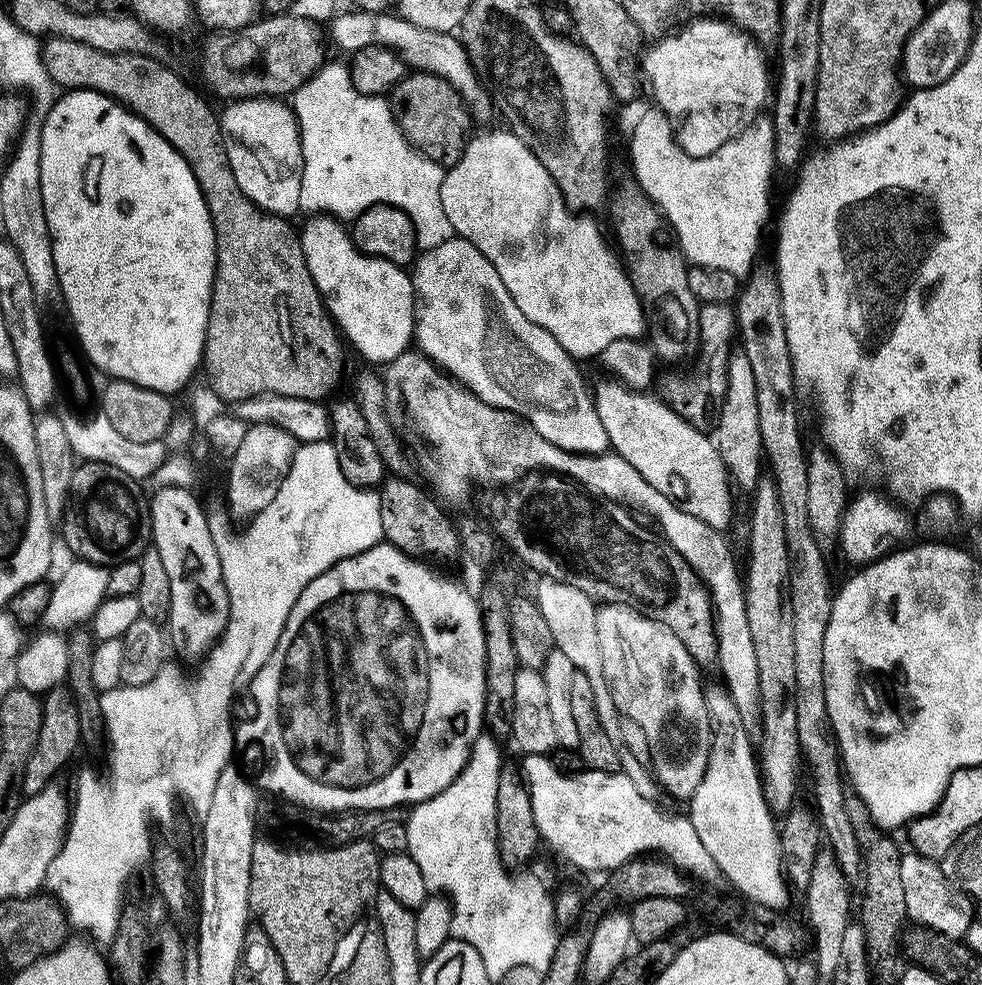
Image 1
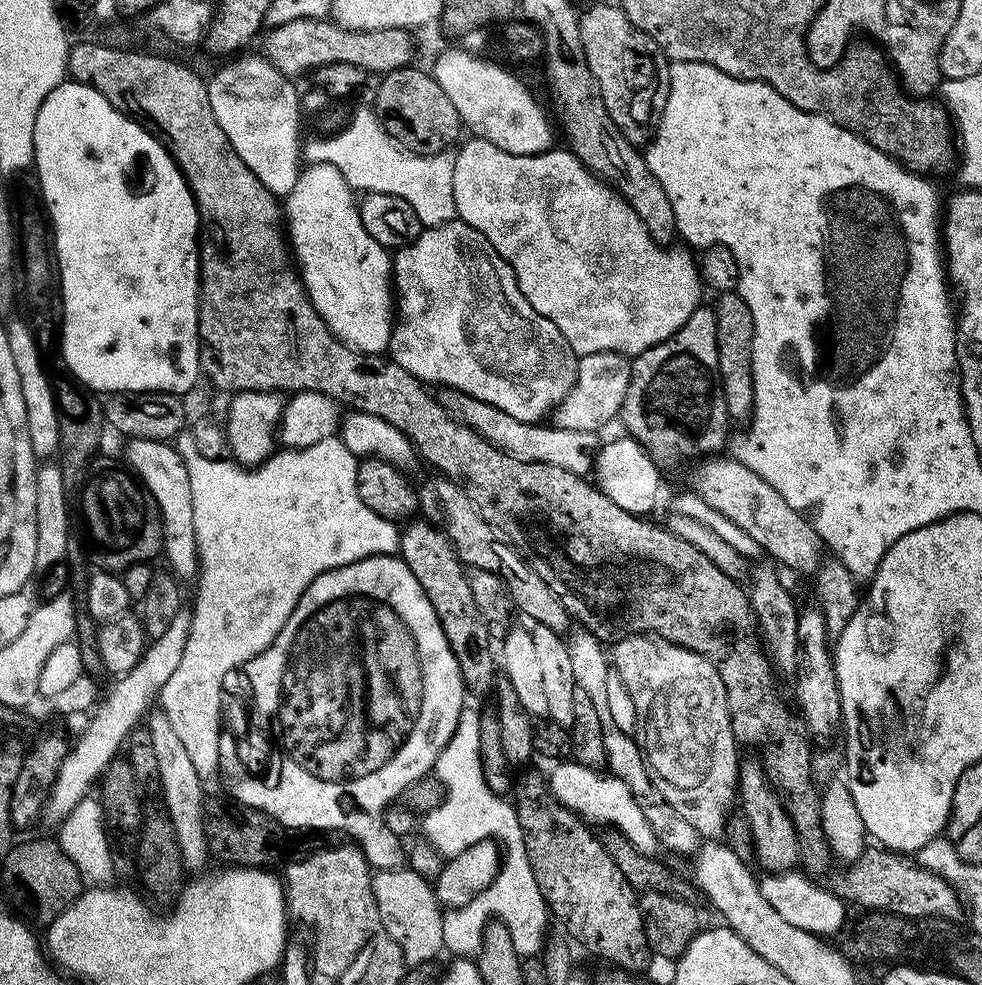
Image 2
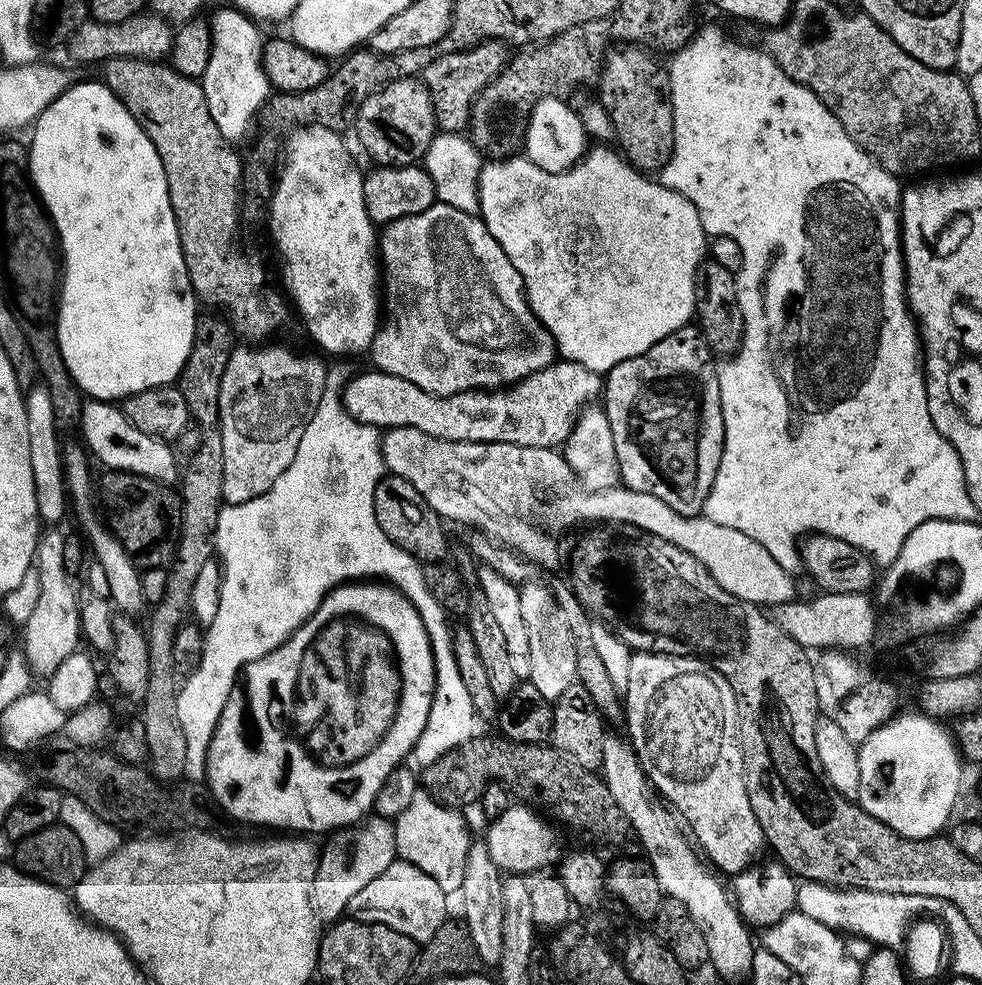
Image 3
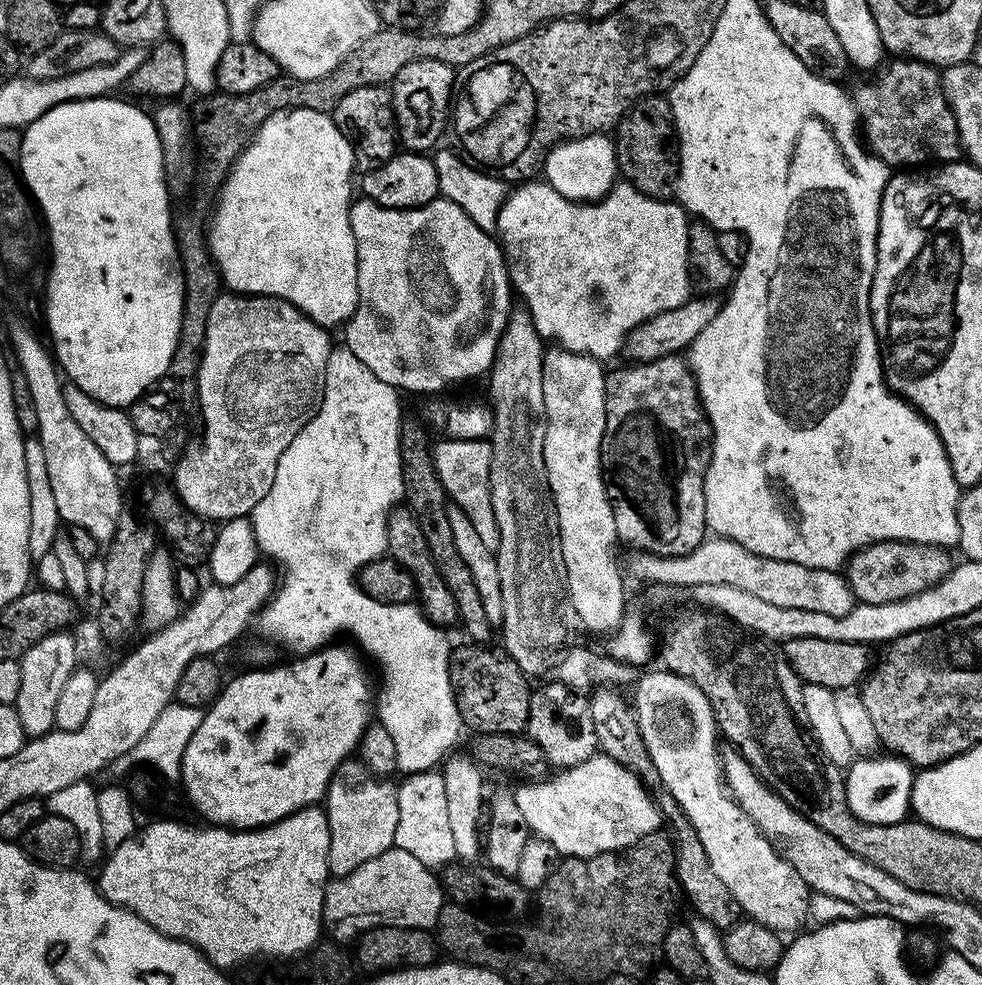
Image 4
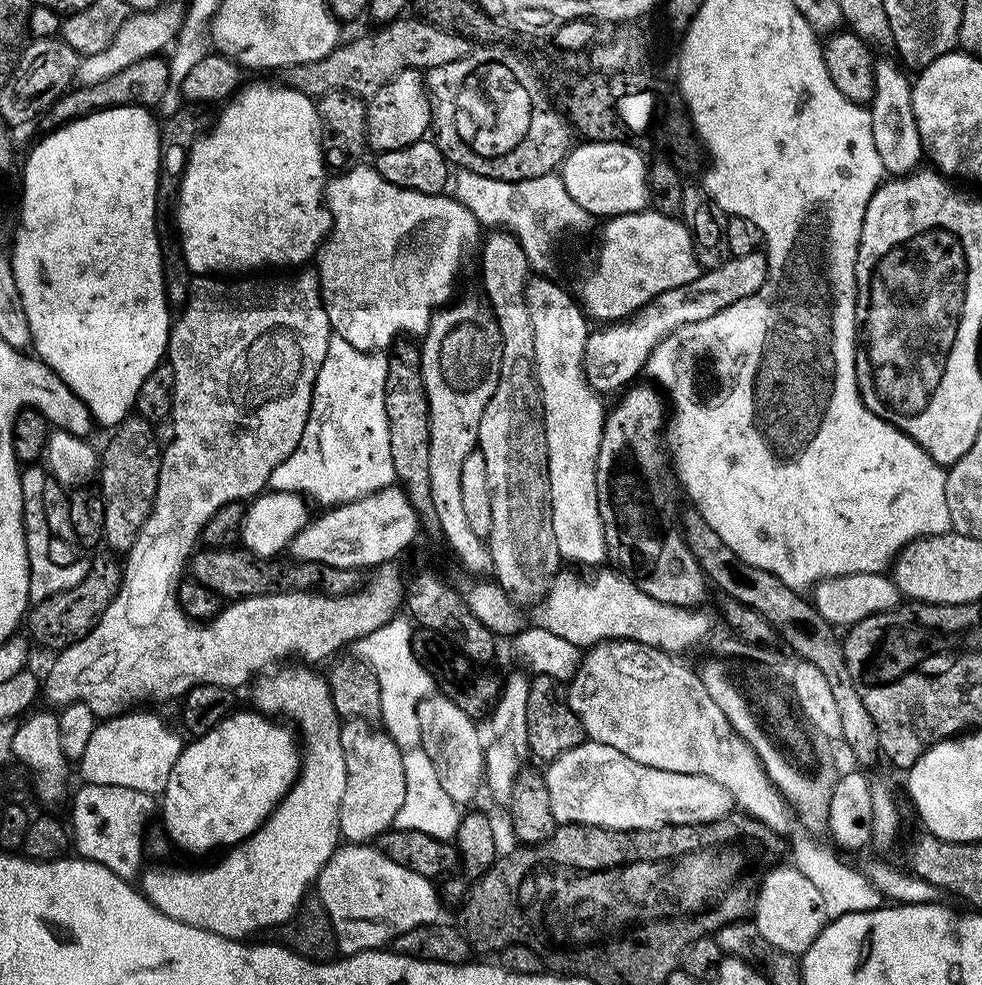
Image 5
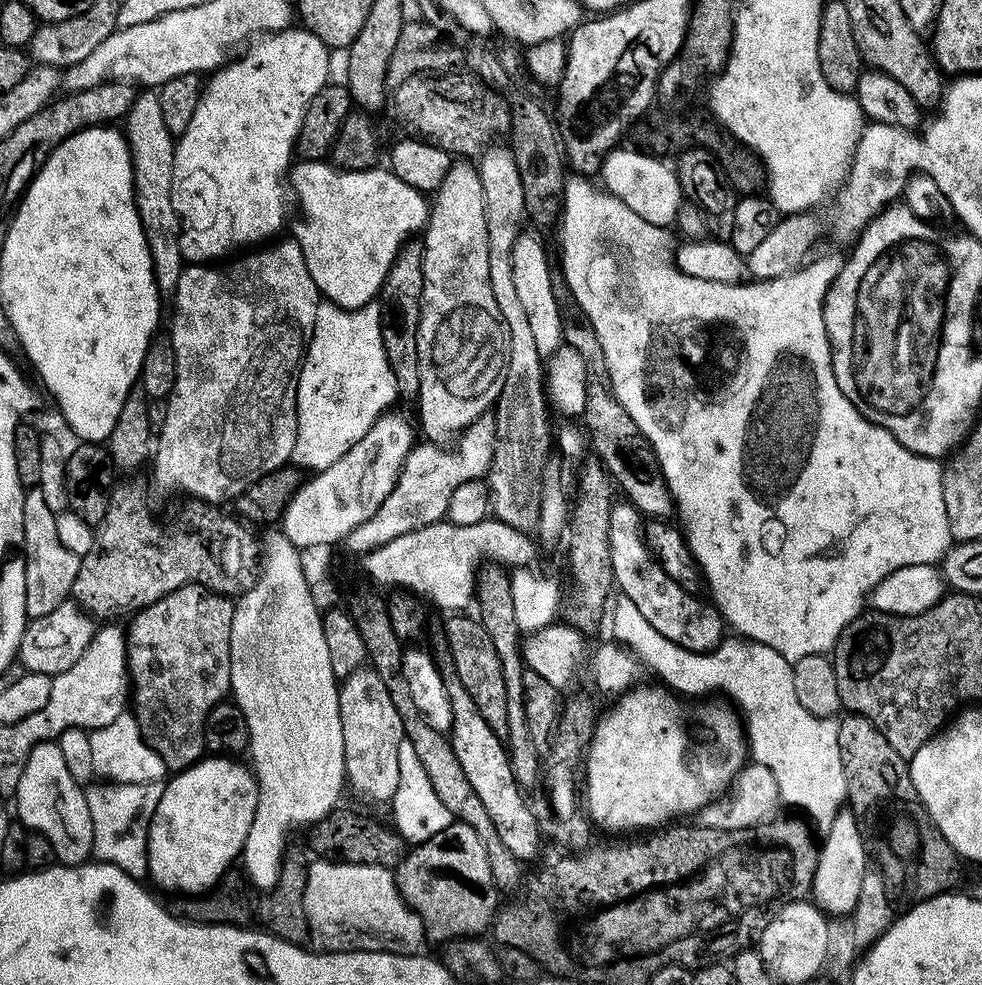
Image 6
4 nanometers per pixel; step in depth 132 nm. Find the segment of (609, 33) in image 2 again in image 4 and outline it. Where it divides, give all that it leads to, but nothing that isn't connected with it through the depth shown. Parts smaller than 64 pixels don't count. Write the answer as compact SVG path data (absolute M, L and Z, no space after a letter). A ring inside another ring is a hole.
M660 94L637 101L616 125L614 141L621 177L652 200L668 200L680 176L680 145L670 102Z

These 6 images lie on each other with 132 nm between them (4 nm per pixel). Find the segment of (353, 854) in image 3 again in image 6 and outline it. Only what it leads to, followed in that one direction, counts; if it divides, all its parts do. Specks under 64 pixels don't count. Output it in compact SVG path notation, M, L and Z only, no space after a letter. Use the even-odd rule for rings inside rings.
M363 666L343 679L339 690L347 787L368 804L387 805L399 789L398 744L405 738L402 718L398 718L380 673L371 666Z

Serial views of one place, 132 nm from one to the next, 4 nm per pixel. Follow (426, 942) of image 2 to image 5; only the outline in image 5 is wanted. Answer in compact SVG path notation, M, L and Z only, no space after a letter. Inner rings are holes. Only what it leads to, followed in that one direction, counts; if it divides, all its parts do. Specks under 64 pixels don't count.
M344 842L326 862L314 888L333 924L339 951L351 954L383 949L406 930L437 923L442 896L432 884L429 877L390 862L379 847Z

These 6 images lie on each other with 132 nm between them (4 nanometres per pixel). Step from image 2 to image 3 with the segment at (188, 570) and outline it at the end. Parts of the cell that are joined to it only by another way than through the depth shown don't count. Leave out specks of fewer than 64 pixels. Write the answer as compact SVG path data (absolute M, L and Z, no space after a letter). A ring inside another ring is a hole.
M89 399L84 405L83 428L88 435L87 451L95 459L97 456L104 463L105 469L133 472L136 476L145 476L164 486L168 486L172 479L172 483L177 479L177 453L165 441L154 438L150 434L142 434L142 430L138 430L129 422L115 403Z

